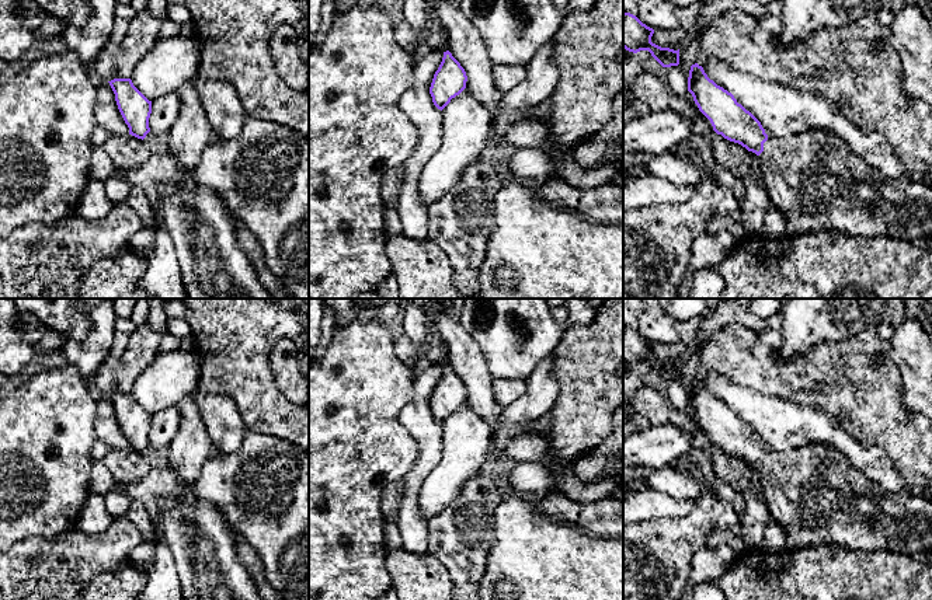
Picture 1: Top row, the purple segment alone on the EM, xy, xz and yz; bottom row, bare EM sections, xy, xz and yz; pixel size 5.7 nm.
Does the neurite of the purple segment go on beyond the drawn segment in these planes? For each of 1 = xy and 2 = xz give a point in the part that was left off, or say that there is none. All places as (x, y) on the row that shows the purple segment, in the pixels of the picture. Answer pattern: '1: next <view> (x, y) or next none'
1: next none
2: next none

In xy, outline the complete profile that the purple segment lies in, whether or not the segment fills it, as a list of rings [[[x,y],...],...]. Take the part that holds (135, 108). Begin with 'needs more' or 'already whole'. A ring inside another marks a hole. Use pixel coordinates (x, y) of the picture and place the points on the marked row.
already whole | [[[114,79],[108,83],[115,94],[118,109],[129,128],[129,135],[143,140],[150,132],[152,101],[133,86],[131,79]]]

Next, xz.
already whole | [[[449,50],[444,52],[442,62],[434,74],[430,94],[438,109],[444,109],[452,98],[466,88],[467,76],[460,63]]]

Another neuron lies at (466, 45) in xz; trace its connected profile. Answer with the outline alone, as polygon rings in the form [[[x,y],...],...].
[[[427,0],[437,13],[449,38],[448,50],[465,69],[466,88],[493,115],[500,111],[502,91],[494,86],[488,50],[470,18],[459,8],[456,0]]]

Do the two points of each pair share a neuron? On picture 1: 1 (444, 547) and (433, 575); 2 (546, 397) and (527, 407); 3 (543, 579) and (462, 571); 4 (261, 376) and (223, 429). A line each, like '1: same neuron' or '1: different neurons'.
1: different neurons
2: same neuron
3: different neurons
4: different neurons

